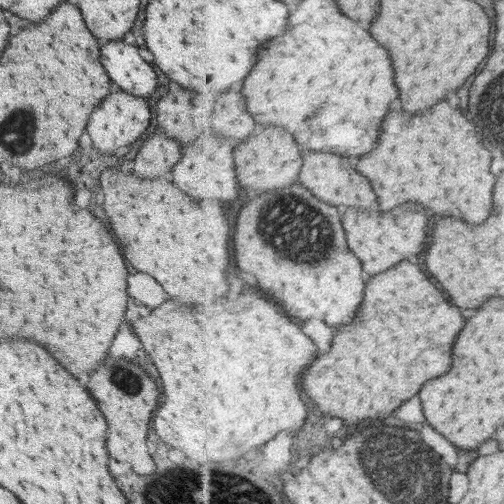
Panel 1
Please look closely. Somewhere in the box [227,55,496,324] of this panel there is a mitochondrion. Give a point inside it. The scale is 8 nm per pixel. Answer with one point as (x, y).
(318, 233)

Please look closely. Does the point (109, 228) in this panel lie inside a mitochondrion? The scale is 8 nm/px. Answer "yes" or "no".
no

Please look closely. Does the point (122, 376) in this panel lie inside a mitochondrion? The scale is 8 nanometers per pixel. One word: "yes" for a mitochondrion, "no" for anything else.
yes

